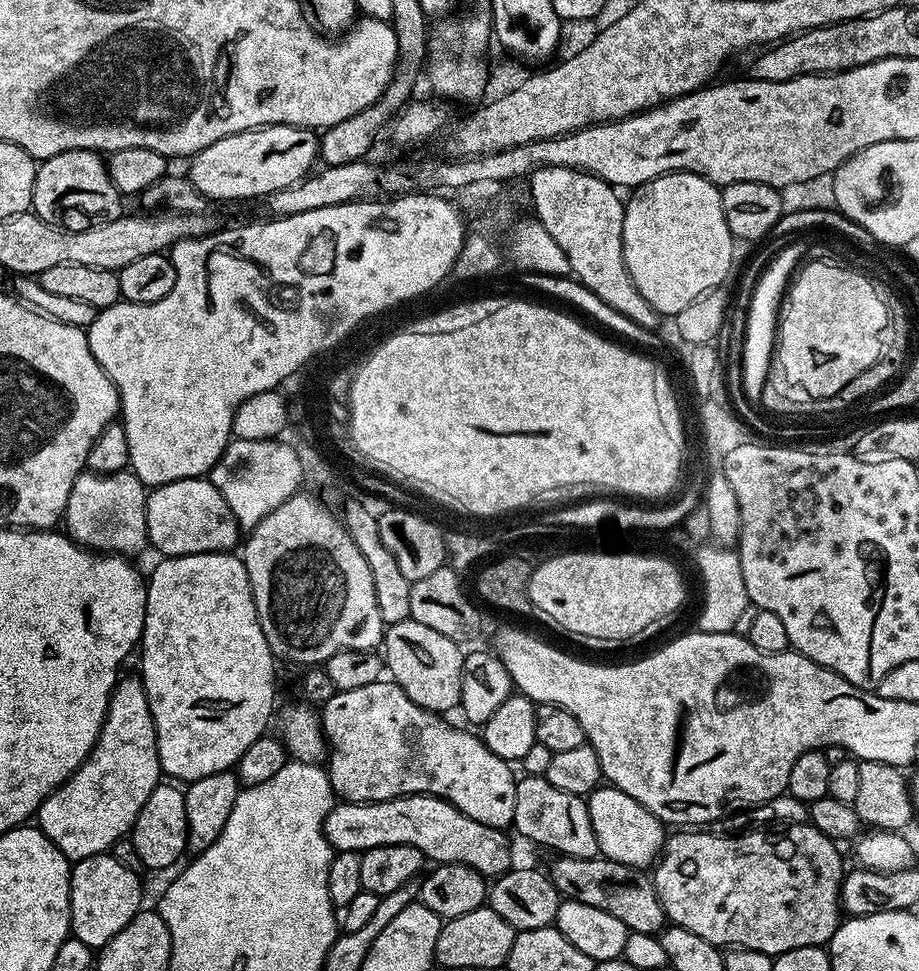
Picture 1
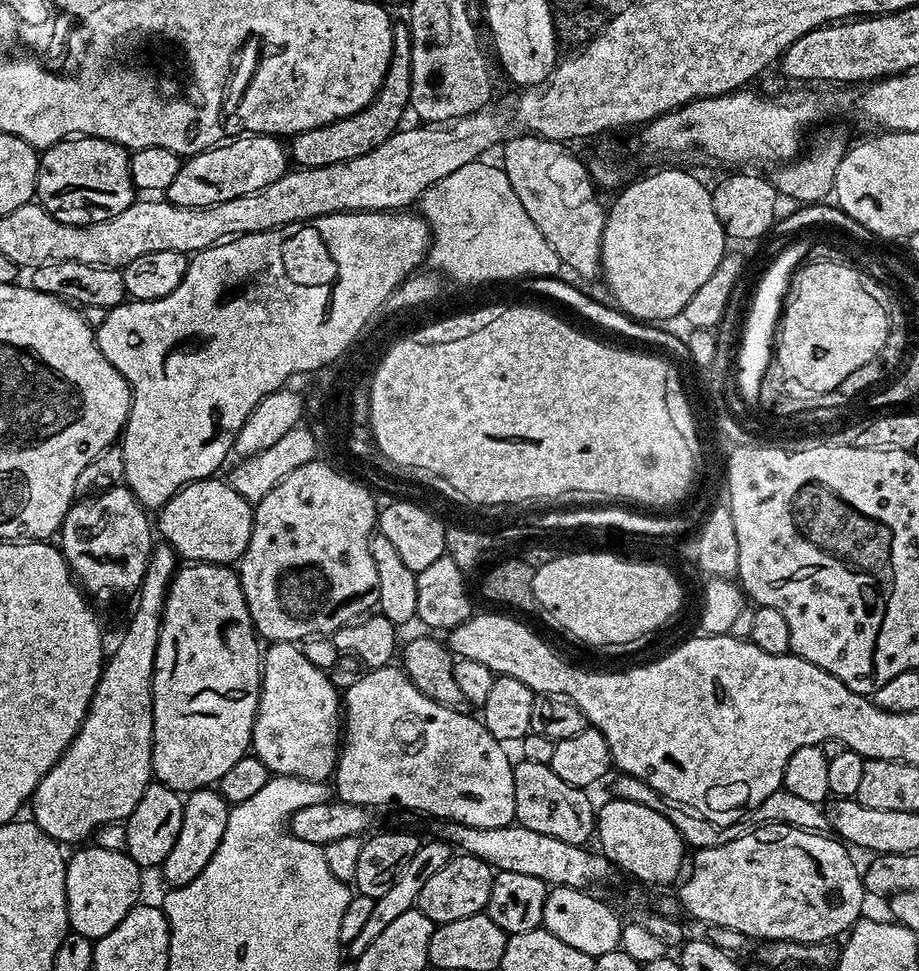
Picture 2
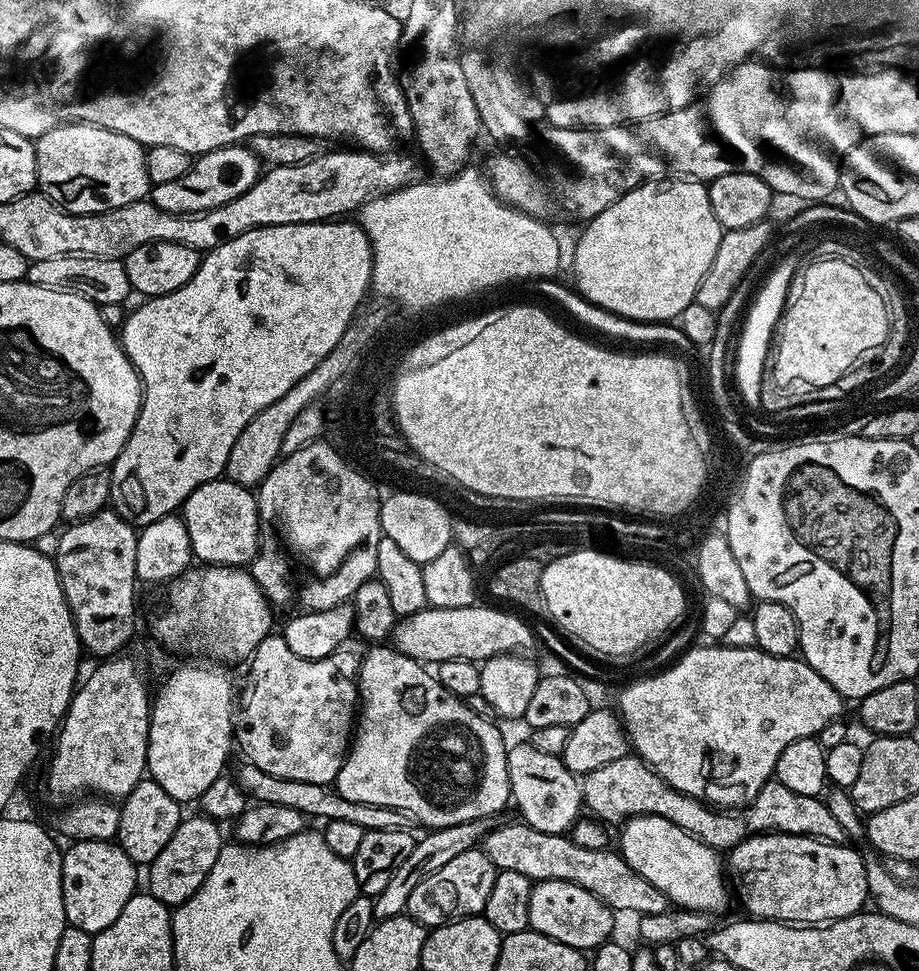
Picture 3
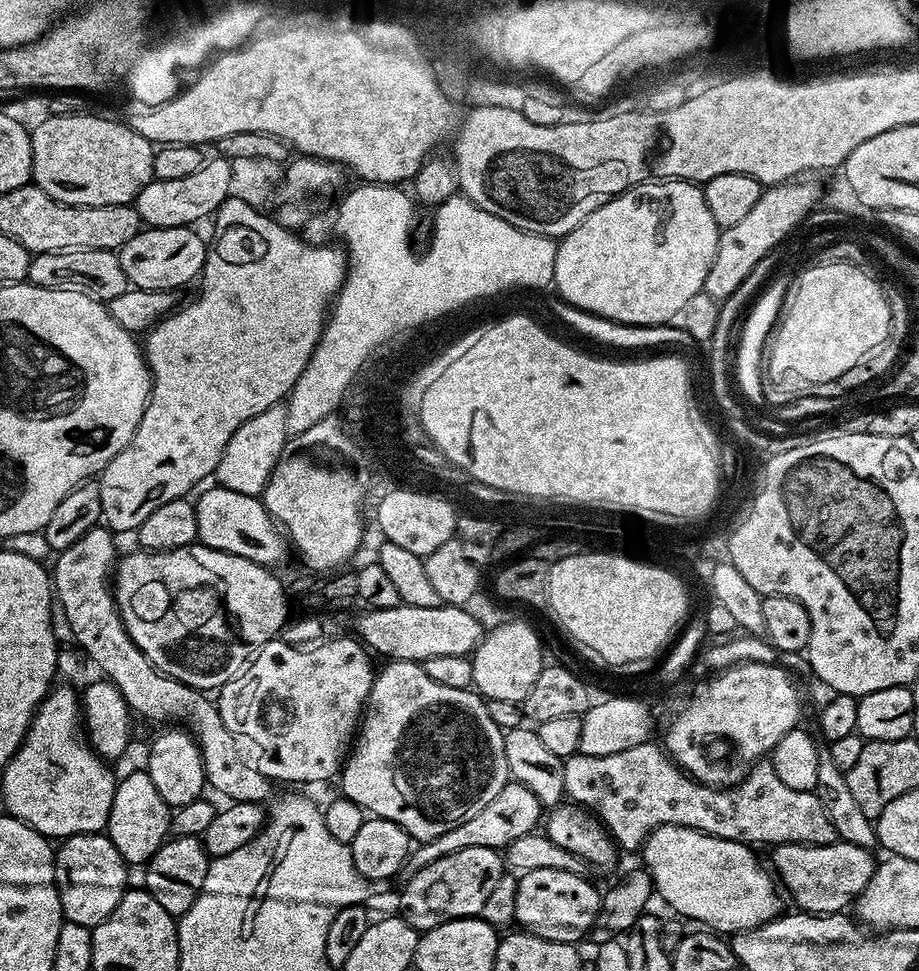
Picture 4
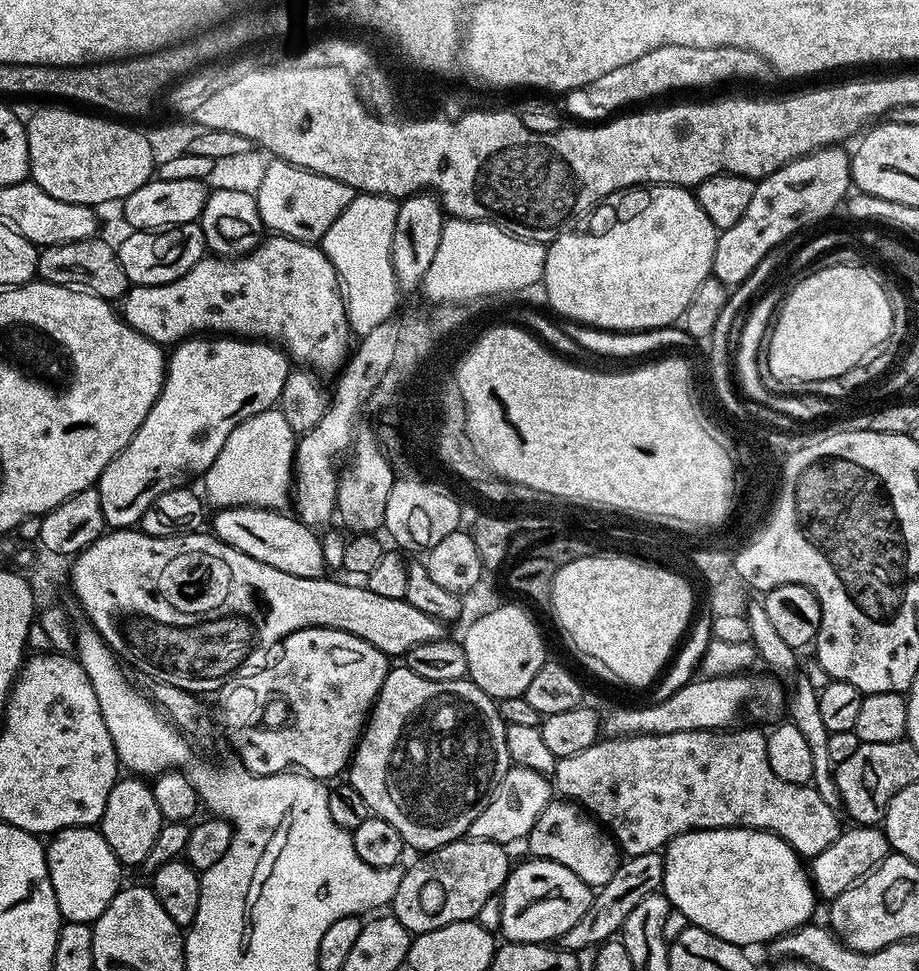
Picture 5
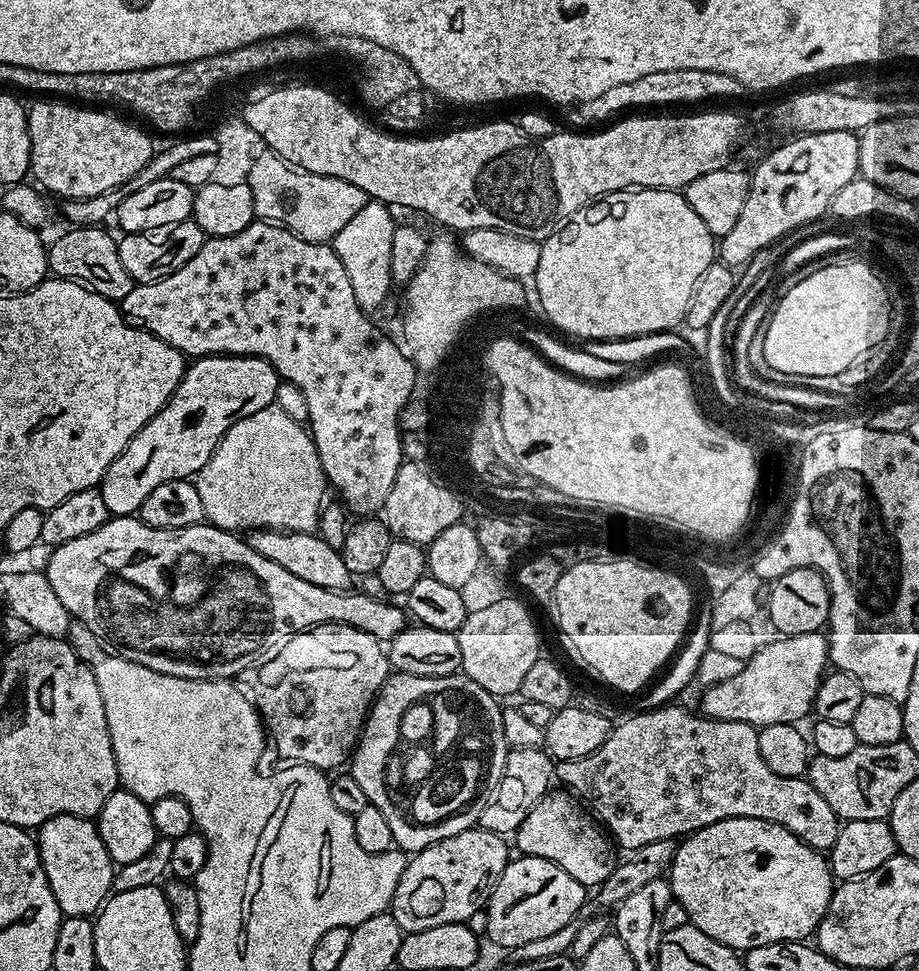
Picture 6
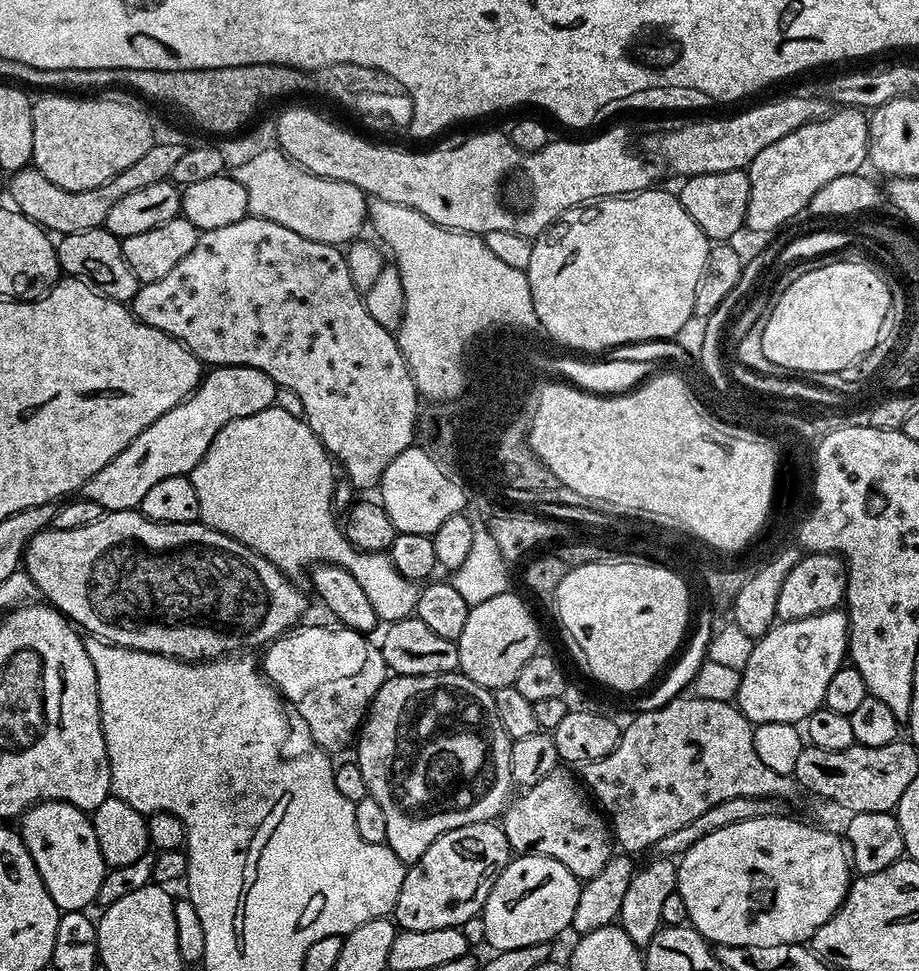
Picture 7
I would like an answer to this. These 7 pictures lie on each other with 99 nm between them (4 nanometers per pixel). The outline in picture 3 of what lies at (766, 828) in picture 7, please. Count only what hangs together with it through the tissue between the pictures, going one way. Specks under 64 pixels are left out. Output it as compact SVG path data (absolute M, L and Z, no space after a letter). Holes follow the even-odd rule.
M631 816L630 819L624 821L622 827L619 829L620 832L620 846L618 846L618 853L626 863L629 864L631 870L635 873L640 874L642 878L646 878L646 881L650 882L651 885L656 886L658 890L662 892L677 909L688 909L690 911L698 912L714 912L717 914L724 914L724 911L728 908L728 892L730 896L730 888L724 885L724 876L726 880L726 868L722 863L722 856L717 849L706 846L697 838L692 836L686 830L682 830L678 826L674 826L674 822L666 822L666 818L658 818L657 816Z

